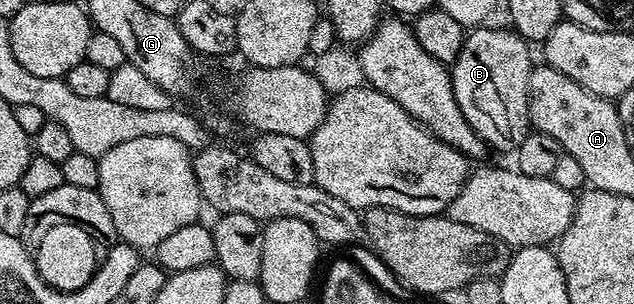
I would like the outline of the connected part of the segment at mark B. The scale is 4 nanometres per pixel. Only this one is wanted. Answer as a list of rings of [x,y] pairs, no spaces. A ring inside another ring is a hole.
[[[479,26],[464,39],[461,54],[450,65],[453,94],[465,122],[487,144],[488,149],[500,148],[514,153],[529,133],[527,95],[533,61],[528,41],[510,27]]]

